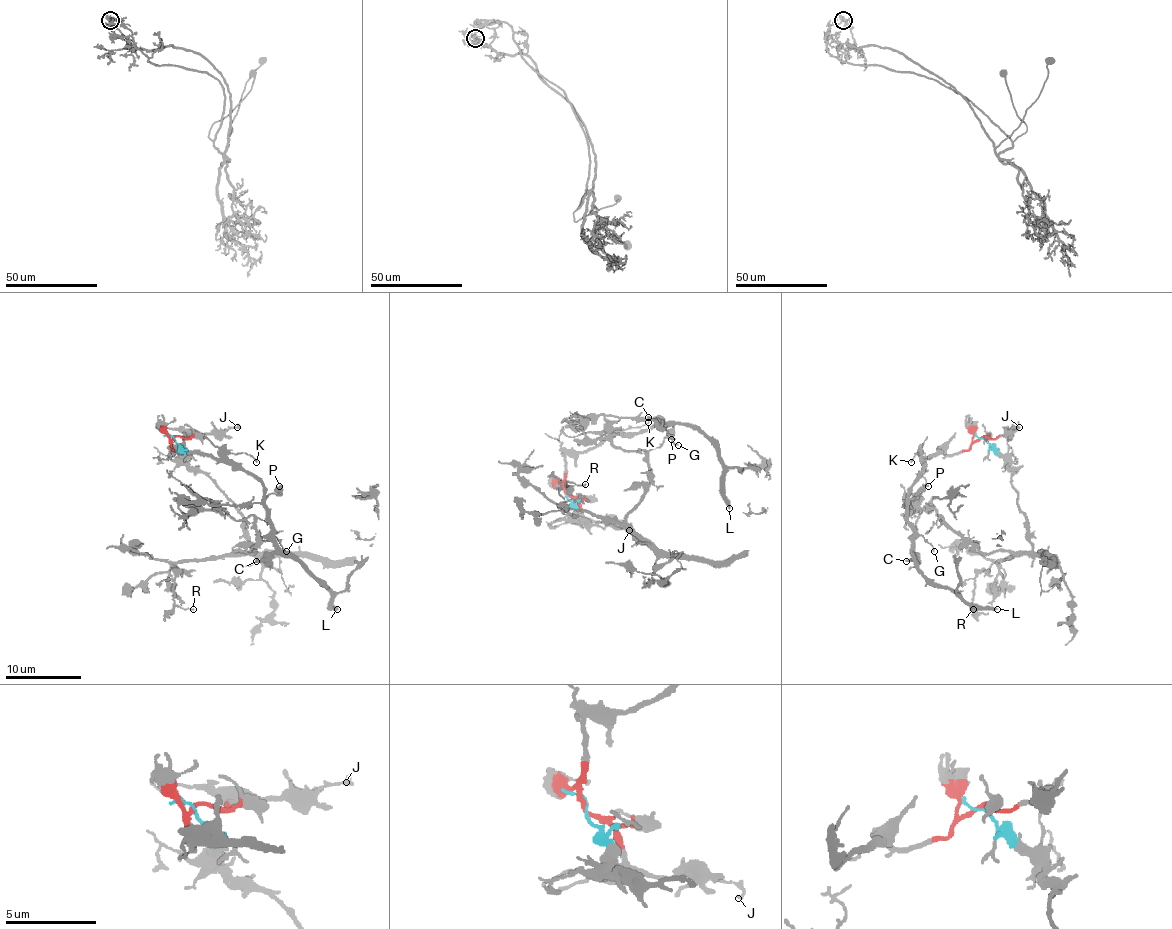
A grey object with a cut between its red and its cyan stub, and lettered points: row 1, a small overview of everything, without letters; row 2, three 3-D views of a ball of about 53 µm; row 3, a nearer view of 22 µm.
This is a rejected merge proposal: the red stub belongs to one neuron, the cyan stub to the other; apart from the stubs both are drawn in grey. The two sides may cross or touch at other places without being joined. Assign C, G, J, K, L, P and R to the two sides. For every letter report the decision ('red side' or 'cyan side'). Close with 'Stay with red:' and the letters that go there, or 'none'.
C: red side
G: red side
J: red side
K: red side
L: red side
P: red side
R: cyan side
Stay with red: C, G, J, K, L, P

